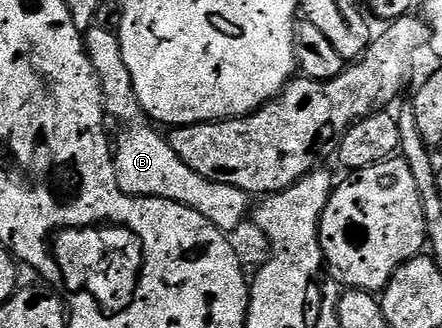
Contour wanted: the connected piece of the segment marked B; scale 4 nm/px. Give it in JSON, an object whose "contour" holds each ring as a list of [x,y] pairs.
{"contour":[[[146,125],[131,126],[120,136],[119,142],[117,138],[113,157],[121,192],[140,198],[164,198],[185,204],[201,212],[205,220],[224,232],[248,221],[253,206],[252,195],[246,194],[241,188],[233,188],[233,184],[217,184],[217,180],[205,180],[205,176],[197,176],[197,172],[193,172],[193,168],[189,168],[189,164],[185,164],[177,152],[173,152],[170,141],[164,135],[162,138],[154,125]]]}

